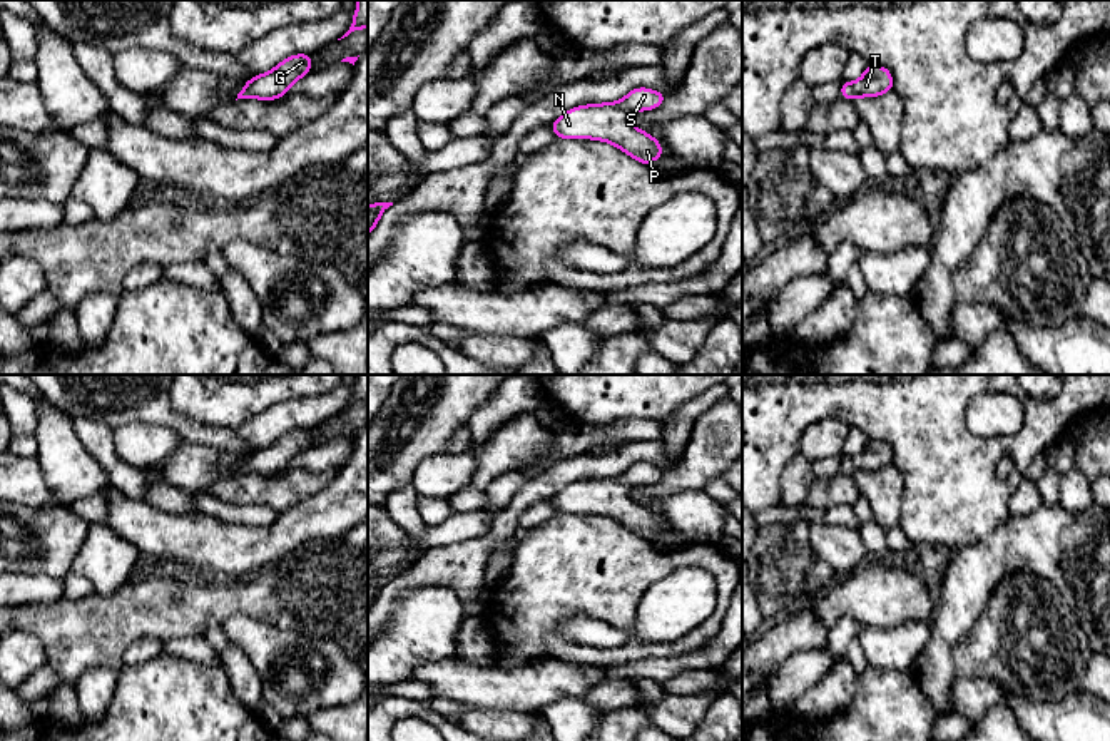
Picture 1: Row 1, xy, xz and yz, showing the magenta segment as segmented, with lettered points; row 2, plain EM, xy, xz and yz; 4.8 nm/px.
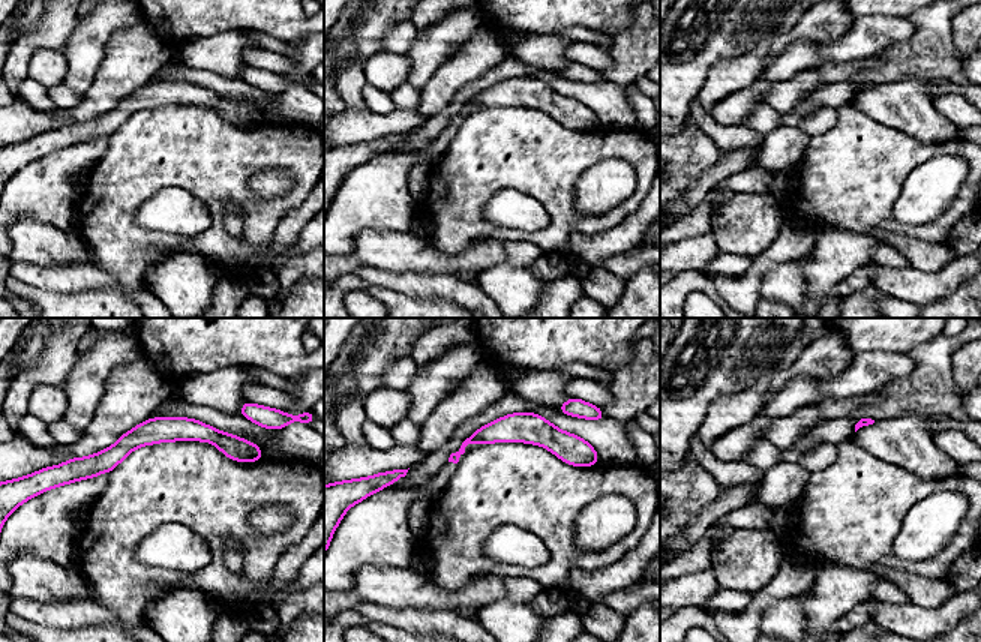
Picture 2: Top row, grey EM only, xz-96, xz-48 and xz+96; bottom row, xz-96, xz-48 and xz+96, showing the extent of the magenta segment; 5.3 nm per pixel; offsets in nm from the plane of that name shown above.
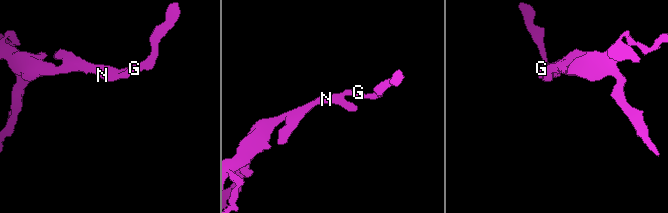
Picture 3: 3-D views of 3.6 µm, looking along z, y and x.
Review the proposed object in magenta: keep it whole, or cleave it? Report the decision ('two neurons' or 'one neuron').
one neuron

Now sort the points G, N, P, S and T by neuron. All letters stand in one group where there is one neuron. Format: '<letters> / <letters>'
G N P S T

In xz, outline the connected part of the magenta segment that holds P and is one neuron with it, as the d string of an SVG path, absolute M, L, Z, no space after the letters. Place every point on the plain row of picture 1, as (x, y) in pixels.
M639 462L619 477L578 480L550 498L562 514L597 514L610 517L632 534L650 540L664 530L662 520L649 507L639 505L629 492L637 485L657 483L665 468Z

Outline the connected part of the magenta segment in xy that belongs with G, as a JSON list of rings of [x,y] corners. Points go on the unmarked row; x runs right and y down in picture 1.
[[[299,428],[284,433],[271,447],[247,455],[237,473],[272,475],[283,472],[298,453],[311,448],[311,432],[313,428]]]

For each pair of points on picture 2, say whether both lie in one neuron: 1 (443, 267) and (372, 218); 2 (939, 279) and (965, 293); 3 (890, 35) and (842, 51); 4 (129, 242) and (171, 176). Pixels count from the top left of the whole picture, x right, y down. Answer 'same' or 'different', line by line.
1: different
2: different
3: same
4: same

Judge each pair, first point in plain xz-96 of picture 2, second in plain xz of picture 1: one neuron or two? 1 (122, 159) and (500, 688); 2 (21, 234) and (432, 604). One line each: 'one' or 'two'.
1: two
2: two

